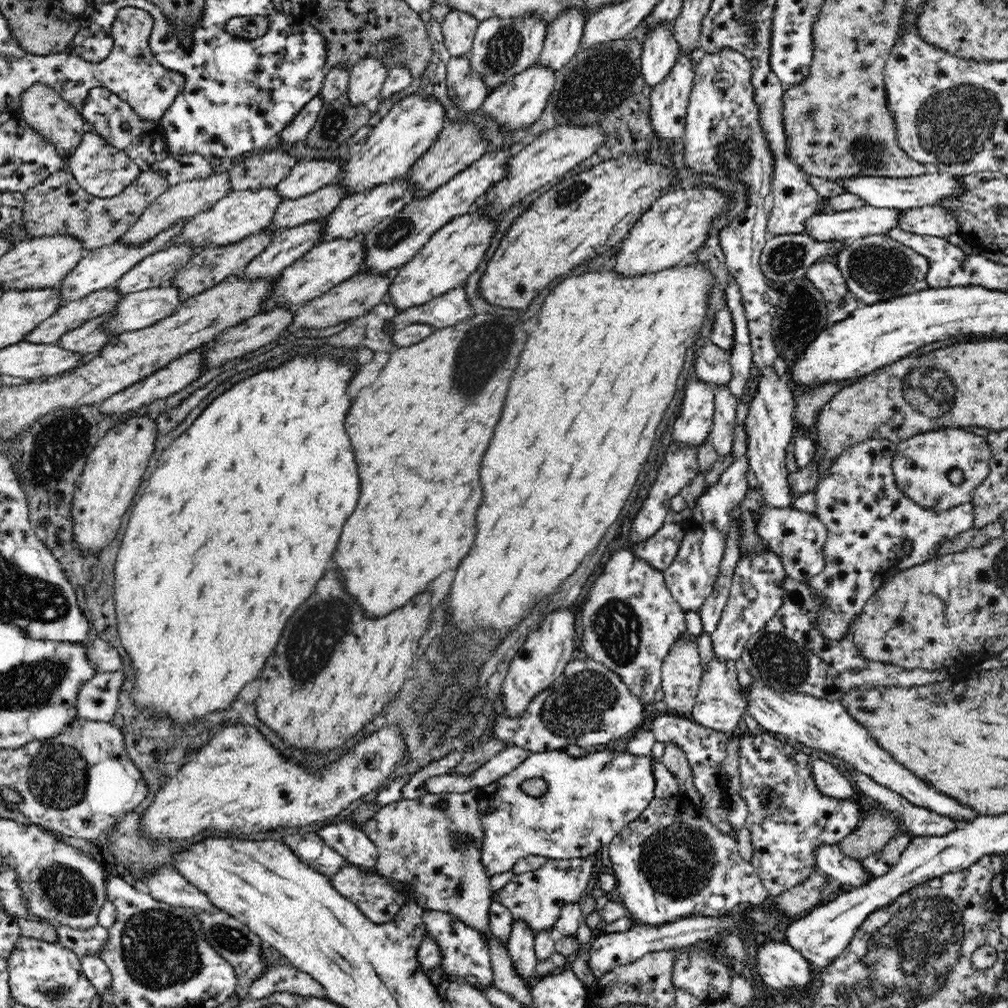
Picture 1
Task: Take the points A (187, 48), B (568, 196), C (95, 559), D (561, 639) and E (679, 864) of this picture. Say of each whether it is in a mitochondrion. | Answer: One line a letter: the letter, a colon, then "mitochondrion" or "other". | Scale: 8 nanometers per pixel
A: other
B: mitochondrion
C: other
D: other
E: mitochondrion

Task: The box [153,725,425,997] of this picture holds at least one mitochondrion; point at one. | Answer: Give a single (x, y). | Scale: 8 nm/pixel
(231, 939)

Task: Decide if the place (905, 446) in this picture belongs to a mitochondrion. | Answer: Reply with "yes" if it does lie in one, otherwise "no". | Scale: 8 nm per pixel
no

